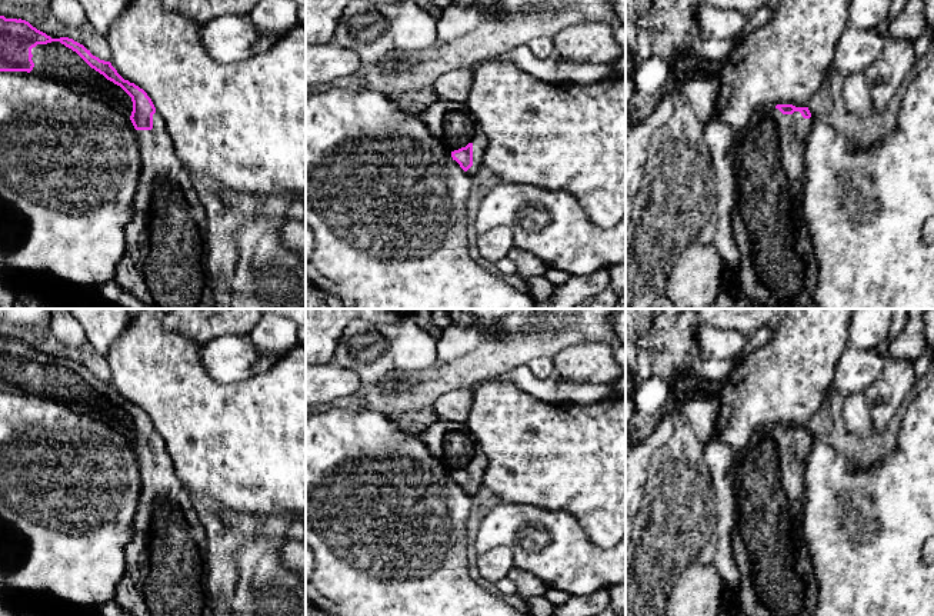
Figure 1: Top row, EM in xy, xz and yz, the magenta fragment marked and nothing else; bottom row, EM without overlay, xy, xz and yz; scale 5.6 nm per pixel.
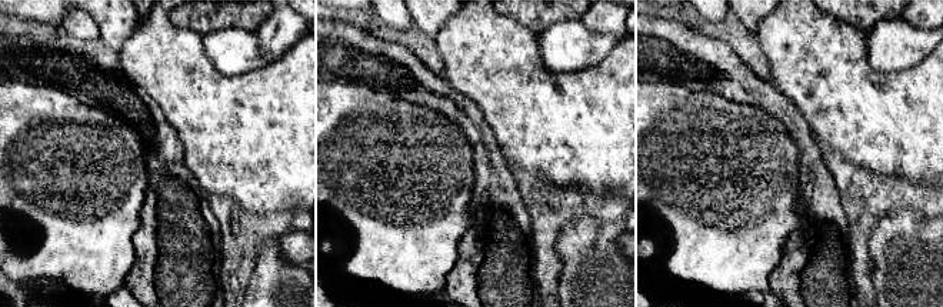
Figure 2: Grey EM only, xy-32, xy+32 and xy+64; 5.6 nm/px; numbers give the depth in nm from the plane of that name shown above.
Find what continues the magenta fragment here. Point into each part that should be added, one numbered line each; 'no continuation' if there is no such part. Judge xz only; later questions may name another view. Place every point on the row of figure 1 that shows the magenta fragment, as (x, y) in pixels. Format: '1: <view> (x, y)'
1: xz (452, 123)

